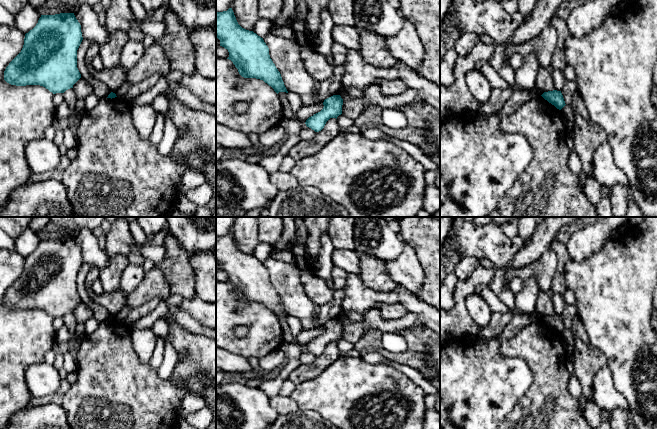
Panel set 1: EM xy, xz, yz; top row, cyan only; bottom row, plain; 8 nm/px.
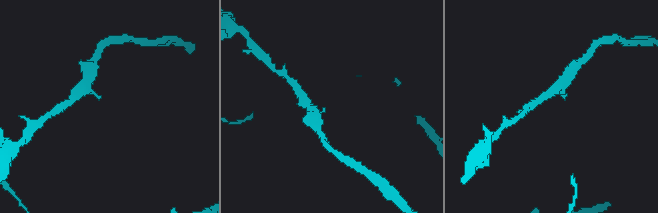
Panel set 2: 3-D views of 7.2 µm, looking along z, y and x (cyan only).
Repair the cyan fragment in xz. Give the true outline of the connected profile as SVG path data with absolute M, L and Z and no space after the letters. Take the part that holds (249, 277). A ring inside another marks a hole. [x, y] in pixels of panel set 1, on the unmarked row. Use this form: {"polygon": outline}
{"polygon": "M232 232L216 236L216 261L220 264L220 270L228 274L227 283L233 286L242 301L263 304L277 318L288 317L263 262L242 252Z"}

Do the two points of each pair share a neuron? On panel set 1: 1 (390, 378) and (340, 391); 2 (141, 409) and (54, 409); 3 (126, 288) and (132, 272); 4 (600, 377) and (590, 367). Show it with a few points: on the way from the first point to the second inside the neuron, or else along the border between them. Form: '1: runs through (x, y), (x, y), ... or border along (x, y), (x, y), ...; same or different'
1: runs through (378, 390), (352, 391); same
2: border along (61, 403), (67, 418); different
3: runs through (127, 284), (132, 276); same
4: border along (606, 365), (601, 367), (594, 375), (591, 396); different

